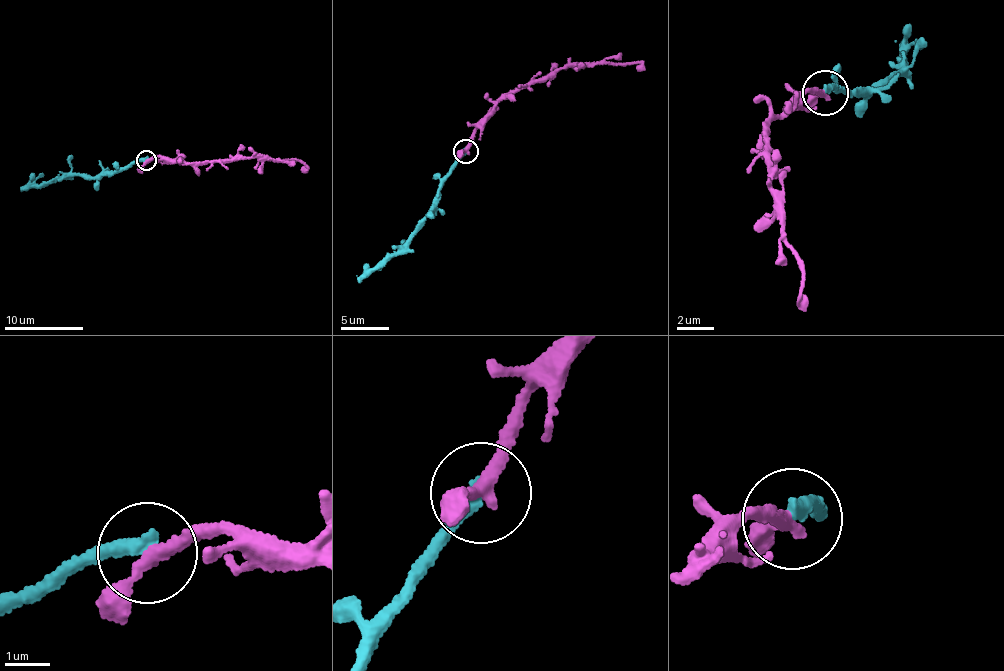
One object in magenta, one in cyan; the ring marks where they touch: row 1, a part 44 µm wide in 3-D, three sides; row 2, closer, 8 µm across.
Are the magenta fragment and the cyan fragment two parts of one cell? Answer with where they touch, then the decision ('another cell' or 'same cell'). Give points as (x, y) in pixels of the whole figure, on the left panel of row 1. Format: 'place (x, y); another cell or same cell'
place (146, 160); same cell

